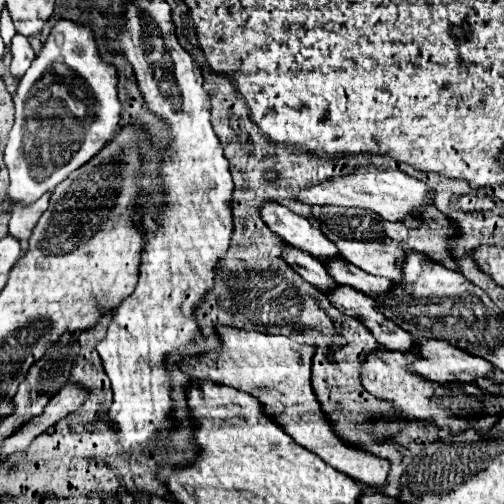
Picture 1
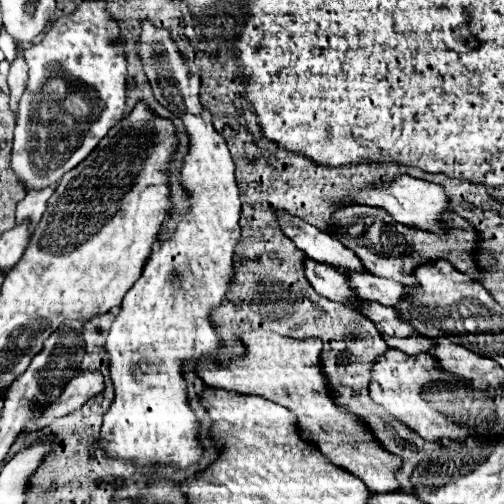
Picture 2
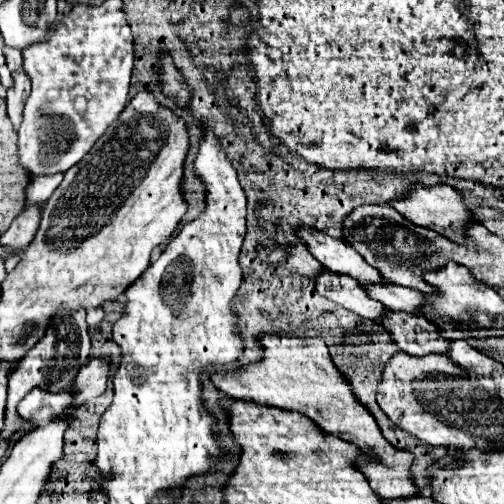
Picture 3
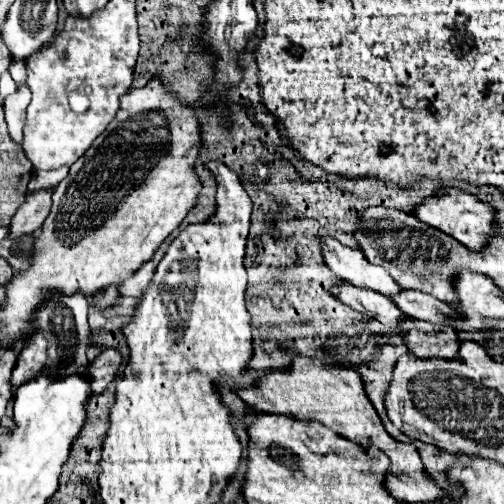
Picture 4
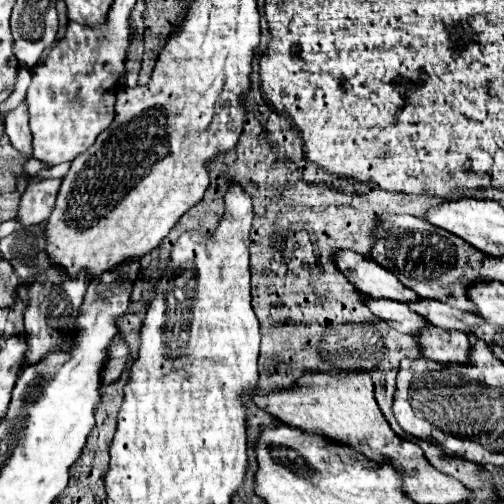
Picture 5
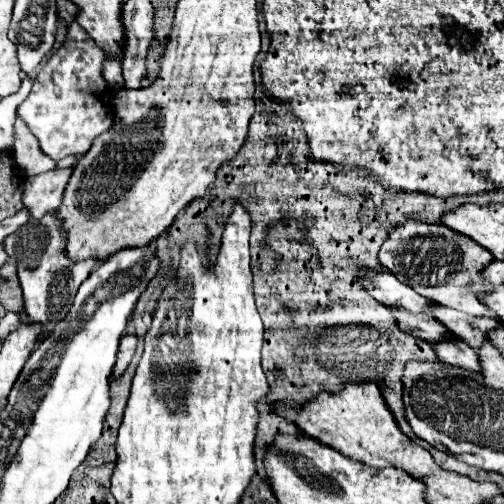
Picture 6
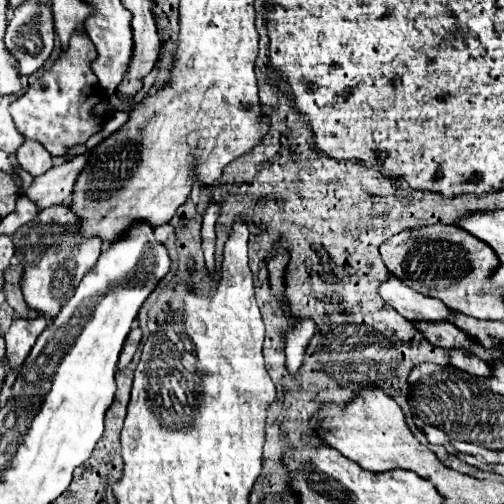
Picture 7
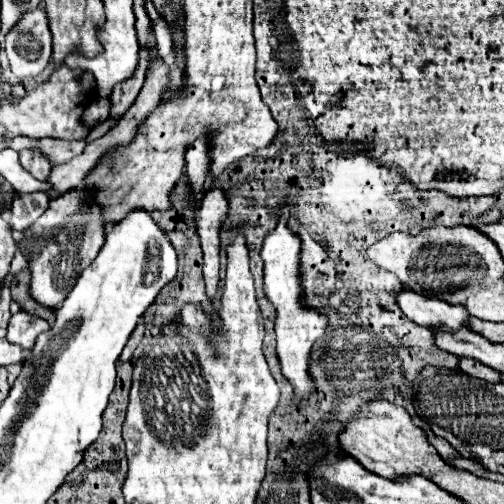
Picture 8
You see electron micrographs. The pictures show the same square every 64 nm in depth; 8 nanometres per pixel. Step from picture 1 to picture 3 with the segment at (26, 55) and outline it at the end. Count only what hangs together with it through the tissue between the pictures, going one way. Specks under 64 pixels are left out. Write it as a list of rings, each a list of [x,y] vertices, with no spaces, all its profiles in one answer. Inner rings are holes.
[[[24,70],[14,74],[14,86],[8,90],[6,102],[8,102],[8,118],[14,124],[14,130],[20,128],[22,124],[22,112],[24,112],[24,104],[28,100],[30,94],[30,84],[28,84],[28,76],[24,74]]]

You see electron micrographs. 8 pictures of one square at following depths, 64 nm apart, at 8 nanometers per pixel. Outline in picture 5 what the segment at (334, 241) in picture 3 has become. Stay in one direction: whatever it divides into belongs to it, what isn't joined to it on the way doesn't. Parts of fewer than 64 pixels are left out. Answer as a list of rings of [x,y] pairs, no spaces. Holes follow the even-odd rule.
[[[338,252],[336,264],[360,292],[372,298],[386,298],[404,304],[414,304],[420,300],[420,296],[406,288],[390,270],[356,252]]]

